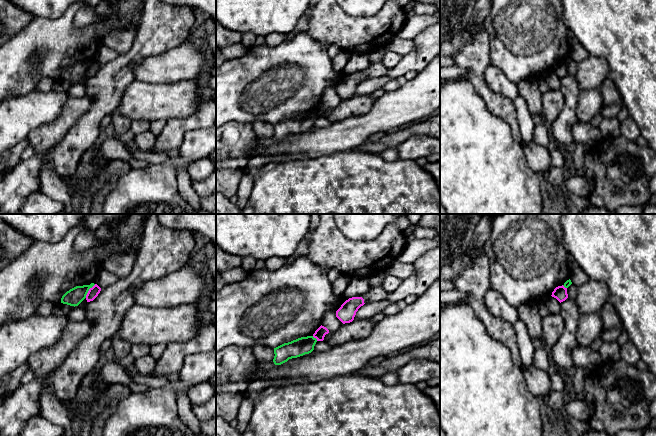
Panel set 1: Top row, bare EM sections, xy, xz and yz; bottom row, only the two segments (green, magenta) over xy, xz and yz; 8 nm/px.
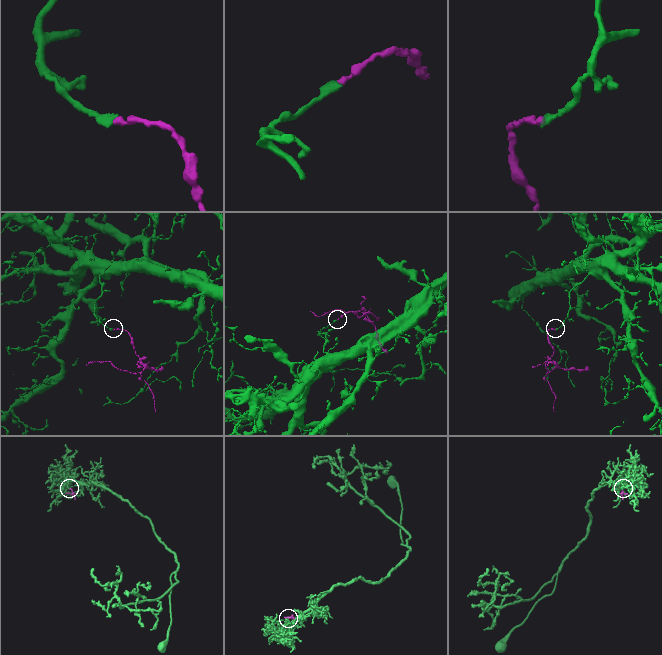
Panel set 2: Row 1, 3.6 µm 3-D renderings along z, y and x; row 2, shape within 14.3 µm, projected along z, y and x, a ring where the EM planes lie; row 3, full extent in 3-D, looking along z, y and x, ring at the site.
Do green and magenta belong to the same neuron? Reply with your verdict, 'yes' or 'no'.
no

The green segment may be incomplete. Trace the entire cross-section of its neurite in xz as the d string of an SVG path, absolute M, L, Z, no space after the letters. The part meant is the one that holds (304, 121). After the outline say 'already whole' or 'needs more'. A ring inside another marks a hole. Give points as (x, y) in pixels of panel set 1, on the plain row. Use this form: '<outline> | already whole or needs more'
M313 112L301 113L288 119L284 119L274 124L275 141L281 141L289 135L297 134L309 130L314 126L317 115Z | already whole

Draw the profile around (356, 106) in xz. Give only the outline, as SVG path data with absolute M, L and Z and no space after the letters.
M370 94L342 100L337 107L332 109L327 119L331 122L335 122L349 117L357 117L367 114L371 110L375 101L376 98L373 98Z

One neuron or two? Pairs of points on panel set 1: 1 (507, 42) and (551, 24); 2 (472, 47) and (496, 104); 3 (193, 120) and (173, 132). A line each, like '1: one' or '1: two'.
1: one
2: one
3: one

